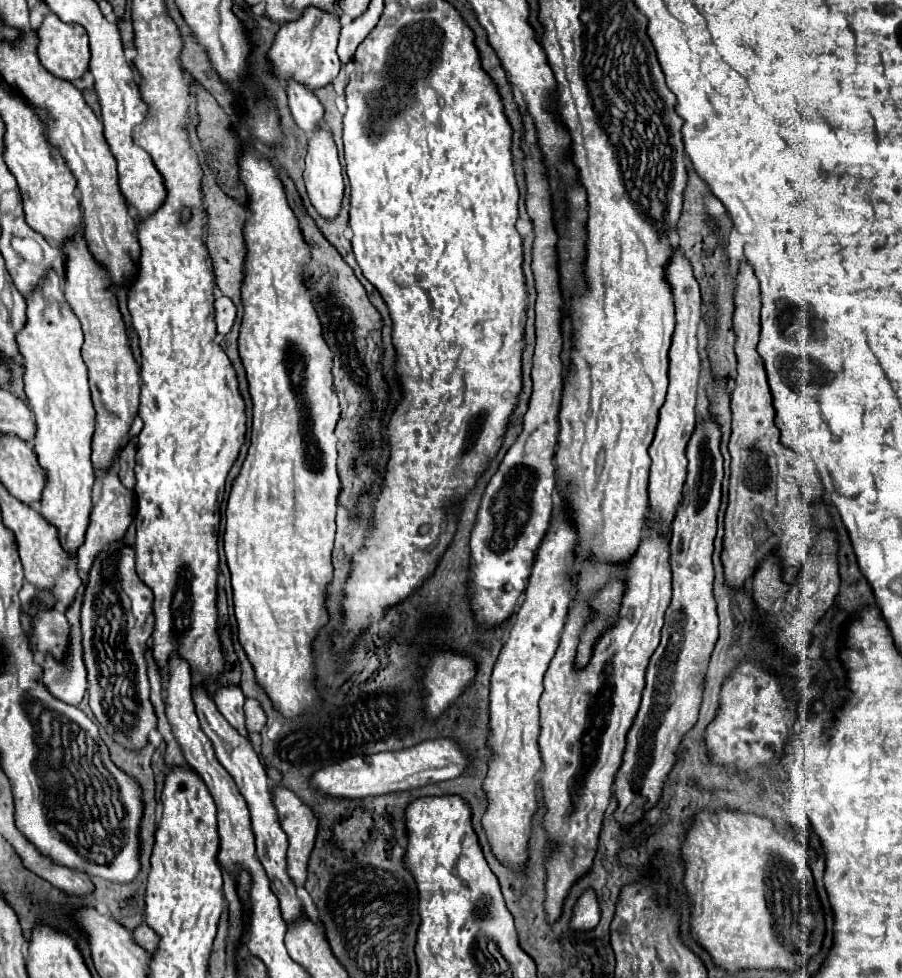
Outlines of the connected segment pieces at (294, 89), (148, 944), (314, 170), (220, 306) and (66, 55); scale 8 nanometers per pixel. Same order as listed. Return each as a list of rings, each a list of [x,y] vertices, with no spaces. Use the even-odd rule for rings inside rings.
[[[289,82],[287,96],[289,96],[289,108],[295,124],[307,134],[317,130],[325,114],[323,104],[317,100],[317,96],[313,92],[307,92],[307,88],[301,88],[301,84],[295,82]]]
[[[141,924],[139,928],[135,928],[133,940],[135,940],[135,944],[139,944],[149,954],[153,954],[155,948],[157,948],[157,944],[159,944],[159,936],[147,924]]]
[[[321,128],[319,132],[313,132],[311,140],[309,140],[309,152],[307,152],[307,168],[305,168],[305,186],[307,186],[307,194],[309,200],[313,204],[313,208],[319,212],[321,218],[325,220],[335,220],[335,216],[339,216],[341,212],[341,202],[343,202],[343,176],[341,176],[341,164],[339,164],[339,156],[337,156],[337,146],[333,142],[333,136],[327,128]]]
[[[227,296],[215,300],[215,322],[217,322],[217,332],[221,336],[225,336],[235,322],[235,304]]]
[[[49,12],[39,30],[37,30],[37,36],[39,36],[39,44],[37,44],[37,56],[41,60],[41,64],[51,72],[55,74],[57,78],[63,78],[63,80],[75,80],[75,78],[83,78],[83,74],[89,70],[89,40],[87,40],[87,32],[83,26],[79,24],[65,24],[61,22],[53,12]]]

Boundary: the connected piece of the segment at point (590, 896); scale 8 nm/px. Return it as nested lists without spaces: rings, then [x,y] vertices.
[[[587,890],[573,912],[573,920],[571,920],[571,928],[575,930],[591,930],[593,926],[597,926],[599,922],[599,904],[597,898],[591,890]]]

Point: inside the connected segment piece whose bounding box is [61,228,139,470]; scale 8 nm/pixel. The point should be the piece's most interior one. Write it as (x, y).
(113, 373)

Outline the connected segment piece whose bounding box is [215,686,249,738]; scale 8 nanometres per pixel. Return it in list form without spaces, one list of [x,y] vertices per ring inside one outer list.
[[[229,686],[229,688],[219,688],[215,692],[215,704],[219,712],[225,716],[225,720],[245,738],[249,738],[249,732],[245,728],[245,712],[243,712],[243,702],[245,696],[239,686]]]

